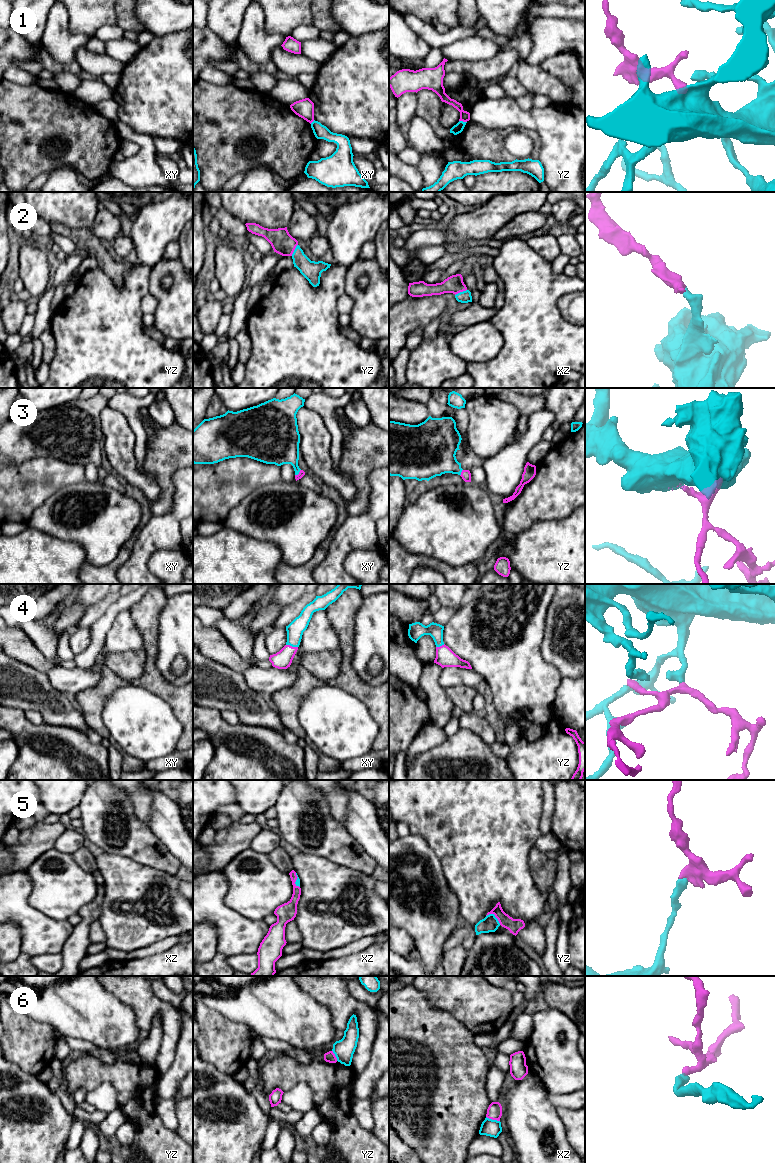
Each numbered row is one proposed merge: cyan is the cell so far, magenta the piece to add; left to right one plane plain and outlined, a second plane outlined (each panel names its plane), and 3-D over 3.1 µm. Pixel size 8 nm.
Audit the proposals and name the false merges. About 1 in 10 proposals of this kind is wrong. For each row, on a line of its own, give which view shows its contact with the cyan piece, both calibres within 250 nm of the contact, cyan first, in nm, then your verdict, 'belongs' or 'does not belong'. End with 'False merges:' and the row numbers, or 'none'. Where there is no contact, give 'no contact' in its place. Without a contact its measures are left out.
1: yz | 80/80 nm | does not belong
2: xz | 100/150 nm | belongs
3: xy | 280/50 nm | belongs
4: xy | 140/140 nm | belongs
5: yz | 140/110 nm | belongs
6: xz | 140/120 nm | does not belong
False merges: 1, 6

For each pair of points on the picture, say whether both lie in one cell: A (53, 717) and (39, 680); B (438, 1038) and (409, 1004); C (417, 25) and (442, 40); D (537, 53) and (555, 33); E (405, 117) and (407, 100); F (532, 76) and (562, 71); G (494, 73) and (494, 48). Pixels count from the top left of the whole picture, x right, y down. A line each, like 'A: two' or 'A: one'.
A: one
B: one
C: one
D: one
E: one
F: two
G: two

